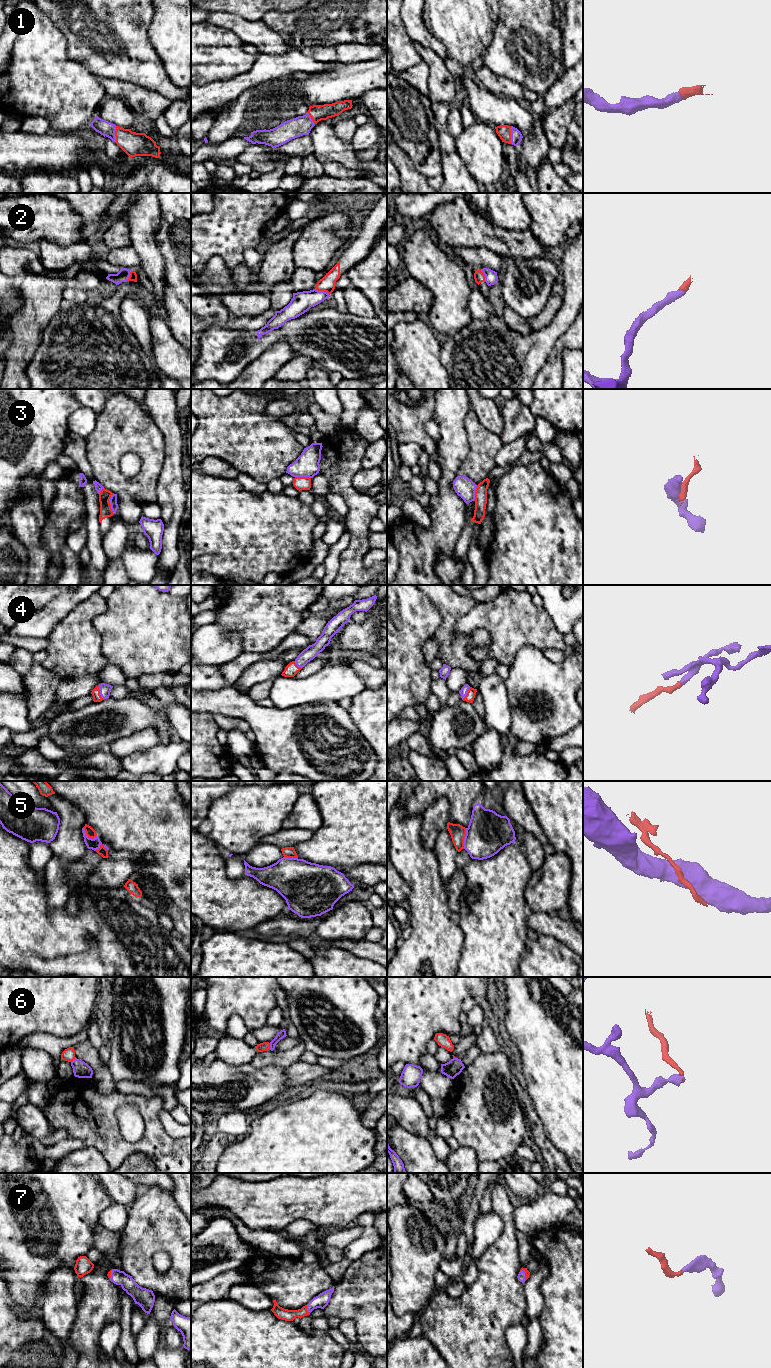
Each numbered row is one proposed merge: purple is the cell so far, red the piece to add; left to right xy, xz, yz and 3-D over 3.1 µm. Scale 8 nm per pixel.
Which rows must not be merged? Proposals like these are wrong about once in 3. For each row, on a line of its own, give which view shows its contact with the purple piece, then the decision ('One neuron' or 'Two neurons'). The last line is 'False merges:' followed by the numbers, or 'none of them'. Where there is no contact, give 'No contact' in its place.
1: Touches purple in yz. One neuron
2: Touches purple in xz. One neuron
3: Touches purple in xy. Two neurons
4: Touches purple in xy. One neuron
5: Touches purple in yz. Two neurons
6: Touches purple in xz. Two neurons
7: Touches purple in xz. One neuron
False merges: 3, 5, 6

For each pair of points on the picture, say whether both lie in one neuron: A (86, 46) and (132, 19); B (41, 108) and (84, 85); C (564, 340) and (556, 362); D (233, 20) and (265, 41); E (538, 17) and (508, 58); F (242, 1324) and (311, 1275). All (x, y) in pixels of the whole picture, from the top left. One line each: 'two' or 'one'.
A: one
B: one
C: one
D: one
E: one
F: two

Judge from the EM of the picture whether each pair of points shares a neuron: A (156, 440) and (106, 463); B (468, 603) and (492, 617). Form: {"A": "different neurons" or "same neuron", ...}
{"A": "same neuron", "B": "different neurons"}

